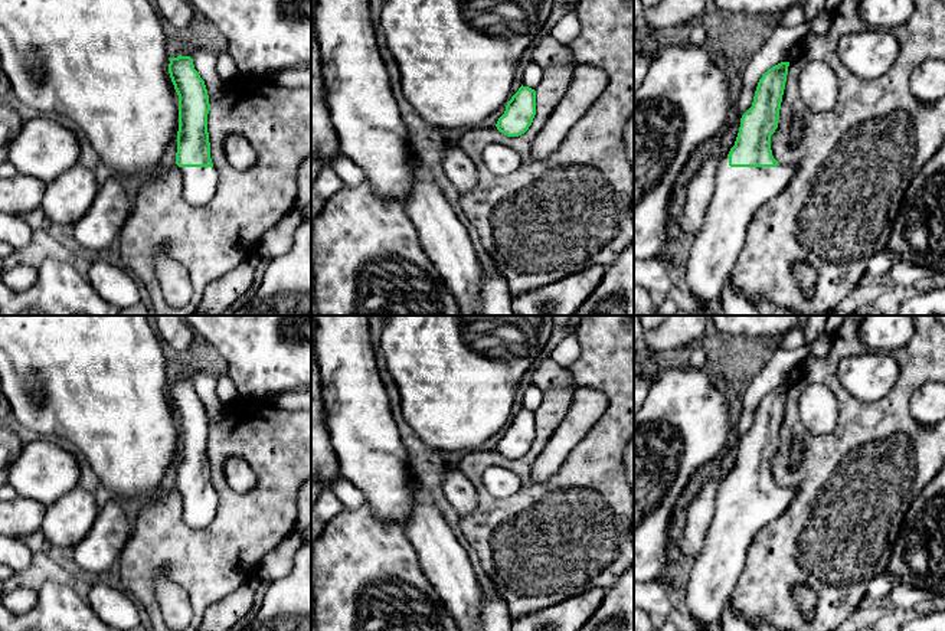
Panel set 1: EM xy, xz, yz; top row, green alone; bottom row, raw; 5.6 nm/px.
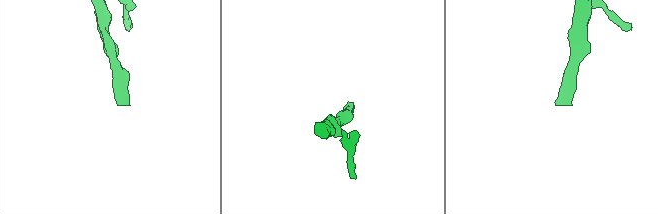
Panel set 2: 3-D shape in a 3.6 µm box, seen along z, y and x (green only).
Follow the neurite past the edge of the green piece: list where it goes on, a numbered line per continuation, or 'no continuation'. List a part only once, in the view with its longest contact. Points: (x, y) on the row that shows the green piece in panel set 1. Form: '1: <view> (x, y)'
1: yz (739, 192)

